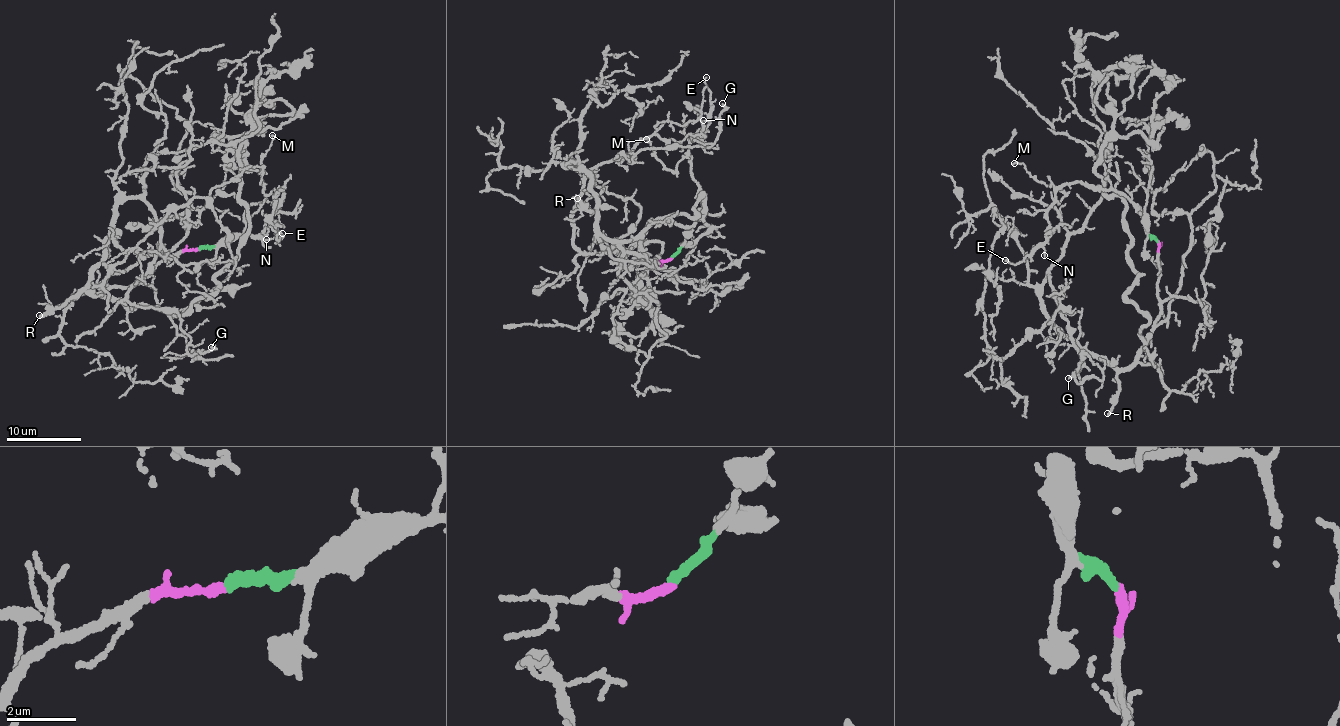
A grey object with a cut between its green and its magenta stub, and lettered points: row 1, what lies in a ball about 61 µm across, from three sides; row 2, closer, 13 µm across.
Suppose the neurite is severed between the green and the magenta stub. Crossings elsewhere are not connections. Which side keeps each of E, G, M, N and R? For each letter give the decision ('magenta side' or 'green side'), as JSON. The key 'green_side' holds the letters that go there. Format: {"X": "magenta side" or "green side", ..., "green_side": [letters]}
{"E": "green side", "G": "magenta side", "M": "green side", "N": "green side", "R": "magenta side", "green_side": ["E", "M", "N"]}

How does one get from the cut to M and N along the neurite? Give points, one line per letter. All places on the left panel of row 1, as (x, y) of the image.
M: (199, 249), (258, 234), (276, 211), (283, 189), (270, 195), (263, 191), (261, 163), (271, 134)
N: (199, 249), (258, 234), (282, 203), (283, 189), (275, 195), (271, 227), (277, 234), (266, 240)

